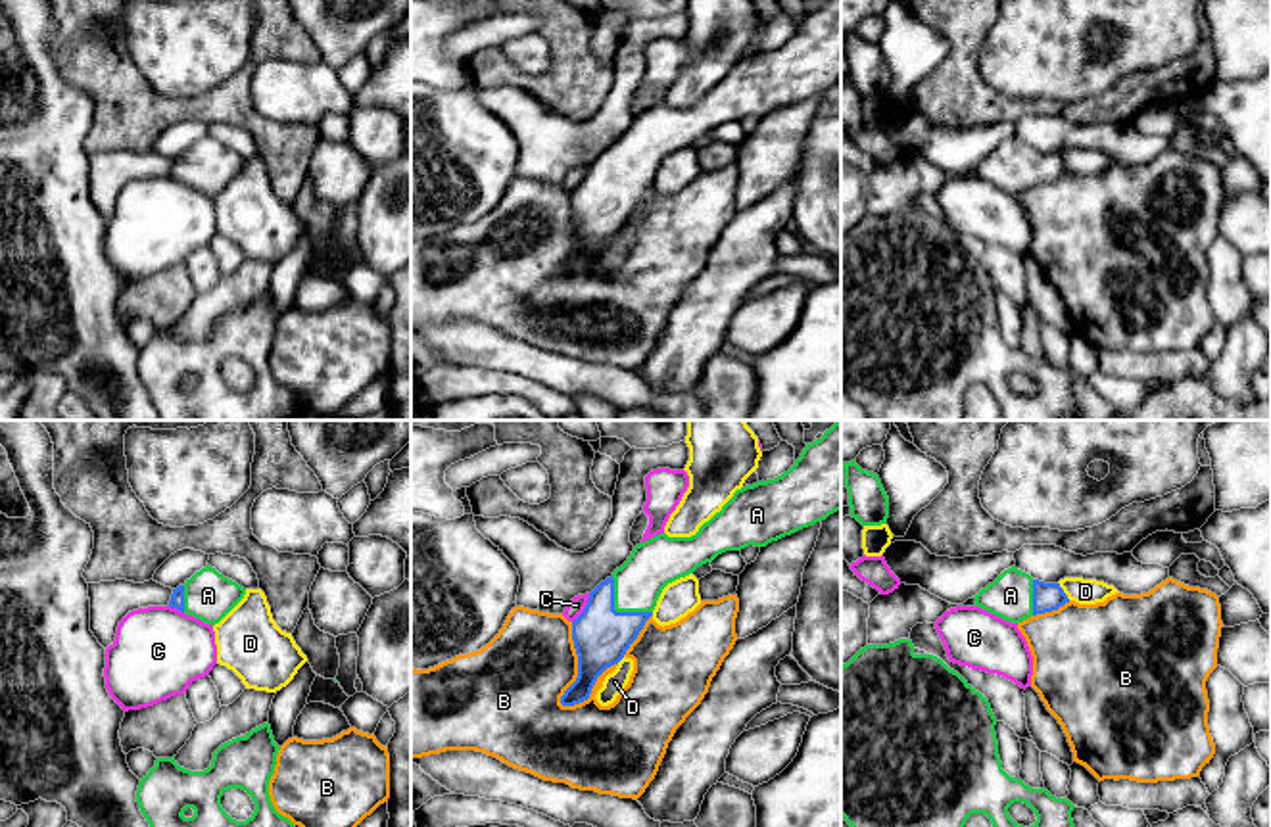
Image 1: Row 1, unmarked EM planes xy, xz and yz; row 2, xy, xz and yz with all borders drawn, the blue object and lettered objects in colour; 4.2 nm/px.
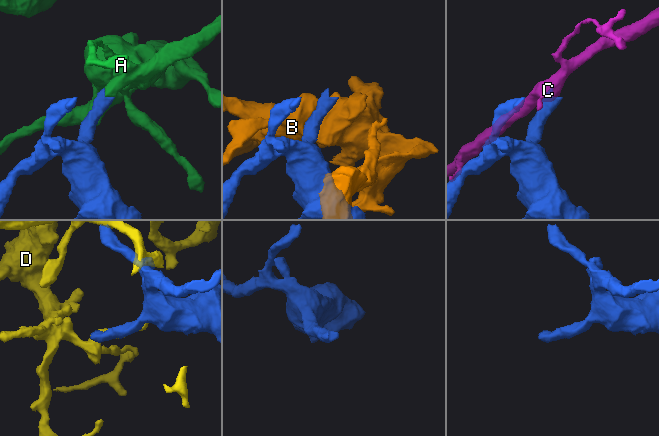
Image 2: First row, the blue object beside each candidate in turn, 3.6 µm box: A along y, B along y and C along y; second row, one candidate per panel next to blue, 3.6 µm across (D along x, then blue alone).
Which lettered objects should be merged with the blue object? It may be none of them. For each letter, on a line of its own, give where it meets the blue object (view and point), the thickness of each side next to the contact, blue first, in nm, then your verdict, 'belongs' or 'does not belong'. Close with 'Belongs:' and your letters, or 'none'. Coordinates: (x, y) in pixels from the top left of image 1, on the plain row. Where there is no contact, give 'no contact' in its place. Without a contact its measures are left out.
A: xz (615, 181) | 240/200 nm | belongs
B: xz (578, 235) | 240/380 nm | does not belong
C: xz (584, 179) | 240/70 nm | does not belong
D: yz (1062, 162) | 120/110 nm | does not belong
Belongs: A

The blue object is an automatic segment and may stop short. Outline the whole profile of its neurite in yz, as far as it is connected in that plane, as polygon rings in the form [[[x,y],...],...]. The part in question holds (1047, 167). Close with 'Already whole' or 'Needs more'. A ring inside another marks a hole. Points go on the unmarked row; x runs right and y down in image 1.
[[[1016,136],[1004,140],[973,169],[975,177],[1012,194],[1019,194],[1037,184],[1058,180],[1069,173],[1060,154],[1033,150]]]. Needs more

